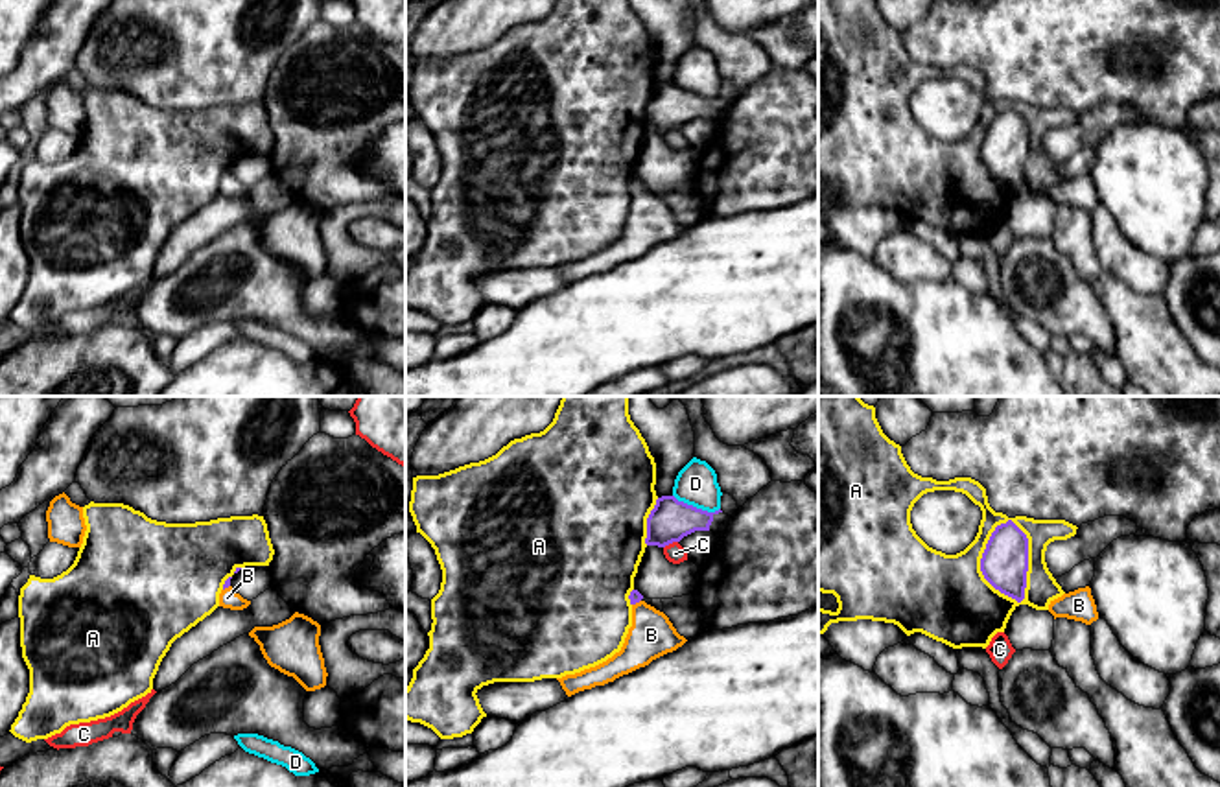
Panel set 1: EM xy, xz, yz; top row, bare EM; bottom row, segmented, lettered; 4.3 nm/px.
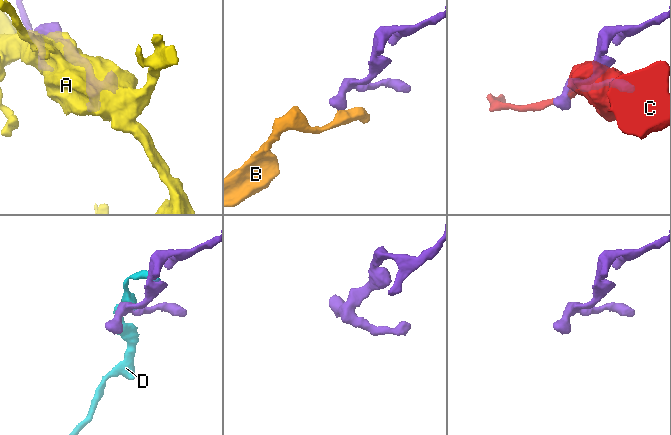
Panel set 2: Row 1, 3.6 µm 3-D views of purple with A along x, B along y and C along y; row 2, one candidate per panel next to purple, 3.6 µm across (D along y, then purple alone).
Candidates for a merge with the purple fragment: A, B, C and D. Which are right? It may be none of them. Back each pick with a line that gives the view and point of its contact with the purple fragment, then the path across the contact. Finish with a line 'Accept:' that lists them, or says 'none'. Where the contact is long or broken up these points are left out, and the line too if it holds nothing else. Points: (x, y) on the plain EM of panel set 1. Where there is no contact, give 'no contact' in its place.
B: contact xz (636, 188); way xz (634, 183), (636, 188), (651, 222)
Accept: B

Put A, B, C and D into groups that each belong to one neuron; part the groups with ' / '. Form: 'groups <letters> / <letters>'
groups A / B / C / D

